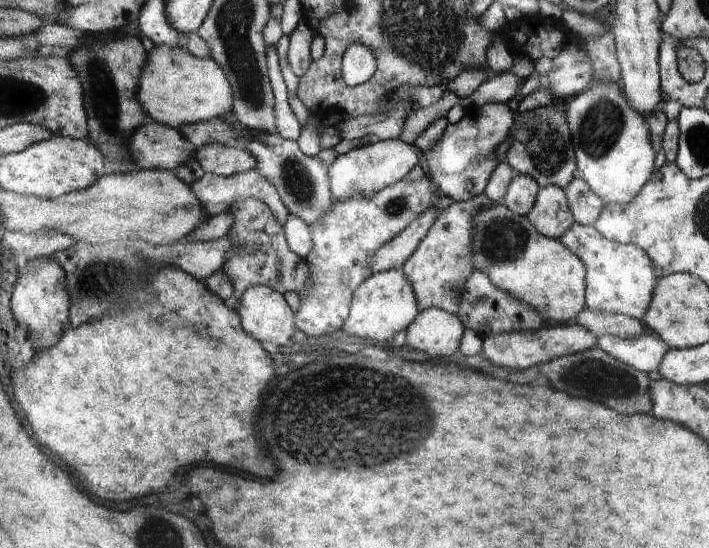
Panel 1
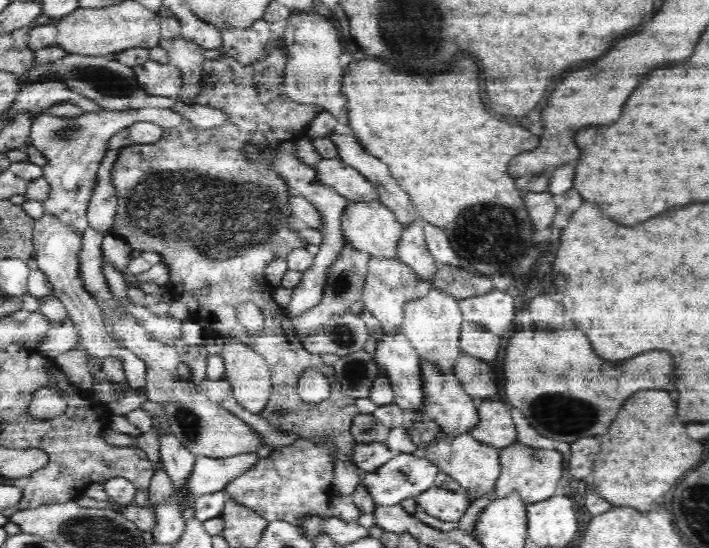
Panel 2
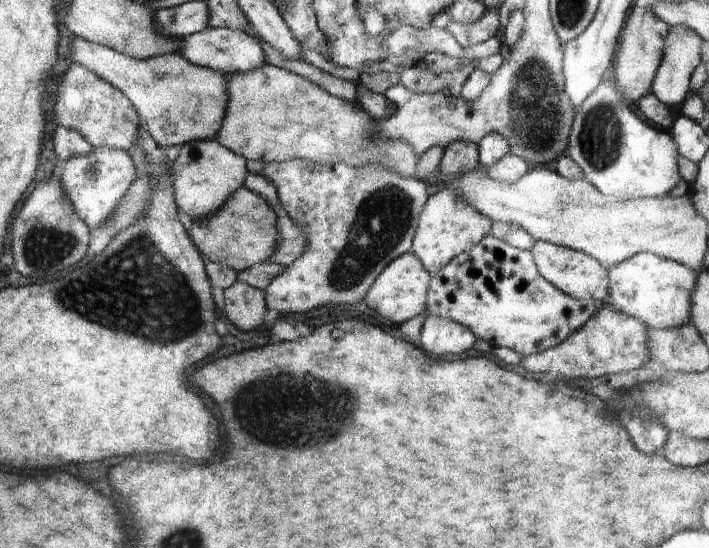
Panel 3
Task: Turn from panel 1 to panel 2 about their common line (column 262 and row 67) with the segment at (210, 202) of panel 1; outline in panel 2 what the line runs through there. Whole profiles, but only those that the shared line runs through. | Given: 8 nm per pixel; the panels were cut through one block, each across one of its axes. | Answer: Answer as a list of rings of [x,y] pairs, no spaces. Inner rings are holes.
[[[181,36],[172,40],[161,40],[159,45],[166,50],[170,63],[182,75],[182,92],[176,100],[191,104],[191,100],[196,98],[202,86],[201,66],[206,60],[204,49],[192,41],[184,40]]]

